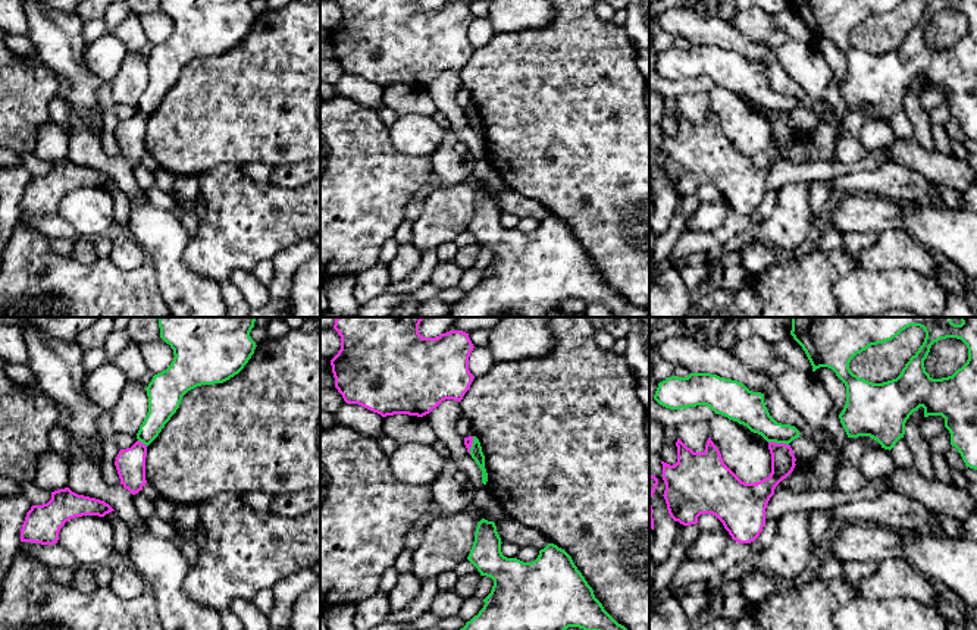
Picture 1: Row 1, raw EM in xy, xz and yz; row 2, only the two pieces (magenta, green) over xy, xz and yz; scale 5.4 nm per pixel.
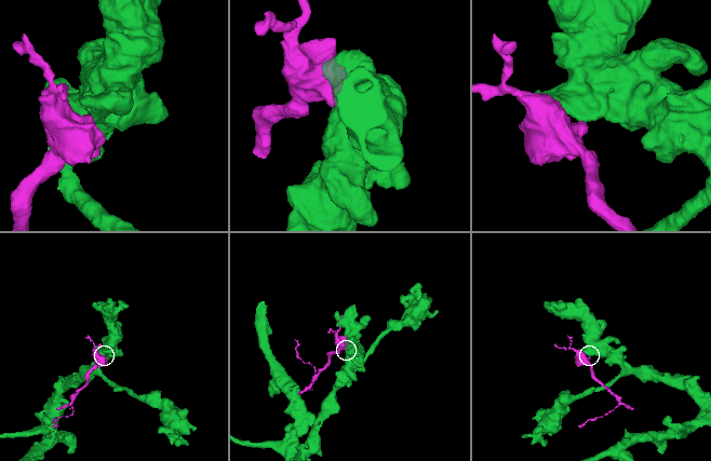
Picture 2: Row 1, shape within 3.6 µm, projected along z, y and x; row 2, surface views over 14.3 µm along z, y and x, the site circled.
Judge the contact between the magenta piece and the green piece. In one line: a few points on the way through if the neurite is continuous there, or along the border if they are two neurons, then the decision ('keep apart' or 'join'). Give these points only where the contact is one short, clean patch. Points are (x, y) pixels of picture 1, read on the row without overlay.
border along yz (769, 112), (788, 116); keep apart

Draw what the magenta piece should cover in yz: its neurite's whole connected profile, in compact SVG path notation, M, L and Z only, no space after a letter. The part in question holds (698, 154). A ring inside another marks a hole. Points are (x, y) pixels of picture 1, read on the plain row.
M708 109L704 123L693 123L680 110L677 134L663 135L664 170L670 188L683 197L701 185L715 187L739 214L754 213L765 195L765 179L776 157L795 140L790 116L768 113L771 144L757 154L742 153L723 132Z

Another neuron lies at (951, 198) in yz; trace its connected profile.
M933 185L933 191L937 197L939 204L946 206L948 209L962 210L964 207L962 192L958 192L943 185Z

